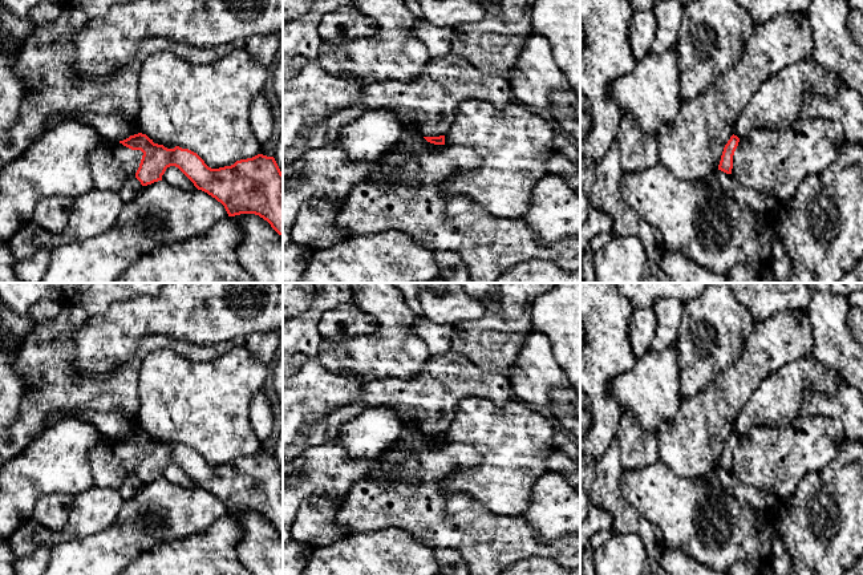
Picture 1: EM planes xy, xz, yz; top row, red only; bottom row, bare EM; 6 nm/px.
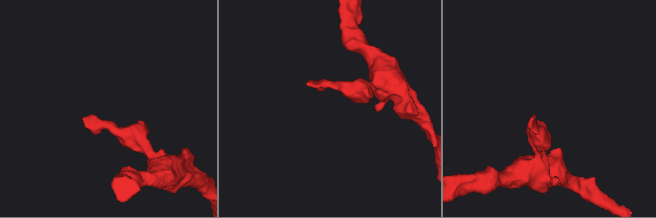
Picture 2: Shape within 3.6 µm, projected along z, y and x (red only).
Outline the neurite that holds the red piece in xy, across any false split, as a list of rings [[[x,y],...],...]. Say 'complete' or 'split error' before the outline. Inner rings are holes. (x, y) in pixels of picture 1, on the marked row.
complete; [[[142,133],[119,143],[143,153],[135,173],[142,186],[162,181],[166,169],[175,166],[198,190],[220,202],[228,216],[259,215],[283,235],[283,173],[274,157],[258,154],[231,166],[211,169],[196,153],[179,146],[167,149]]]

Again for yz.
complete; [[[733,134],[724,147],[721,161],[720,161],[720,165],[718,165],[718,170],[721,170],[726,174],[732,174],[733,155],[734,155],[737,146],[738,146],[738,142],[740,142],[740,138]]]

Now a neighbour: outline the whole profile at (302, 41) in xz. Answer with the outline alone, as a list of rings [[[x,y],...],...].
[[[315,0],[308,13],[283,24],[283,80],[297,76],[305,65],[319,60],[321,17],[351,4],[352,0]]]

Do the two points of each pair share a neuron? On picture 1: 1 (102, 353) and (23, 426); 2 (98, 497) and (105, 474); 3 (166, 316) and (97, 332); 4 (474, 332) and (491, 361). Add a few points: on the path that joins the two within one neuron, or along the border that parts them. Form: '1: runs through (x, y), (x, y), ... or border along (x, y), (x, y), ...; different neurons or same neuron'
1: border along (69, 345), (75, 375), (110, 373); different neurons
2: border along (94, 485), (102, 489), (117, 490); different neurons
3: runs through (149, 316), (133, 319), (114, 332); same neuron
4: runs through (474, 339), (474, 343), (486, 355); same neuron

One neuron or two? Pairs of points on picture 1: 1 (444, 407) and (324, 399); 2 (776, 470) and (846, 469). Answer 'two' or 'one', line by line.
1: two
2: two

